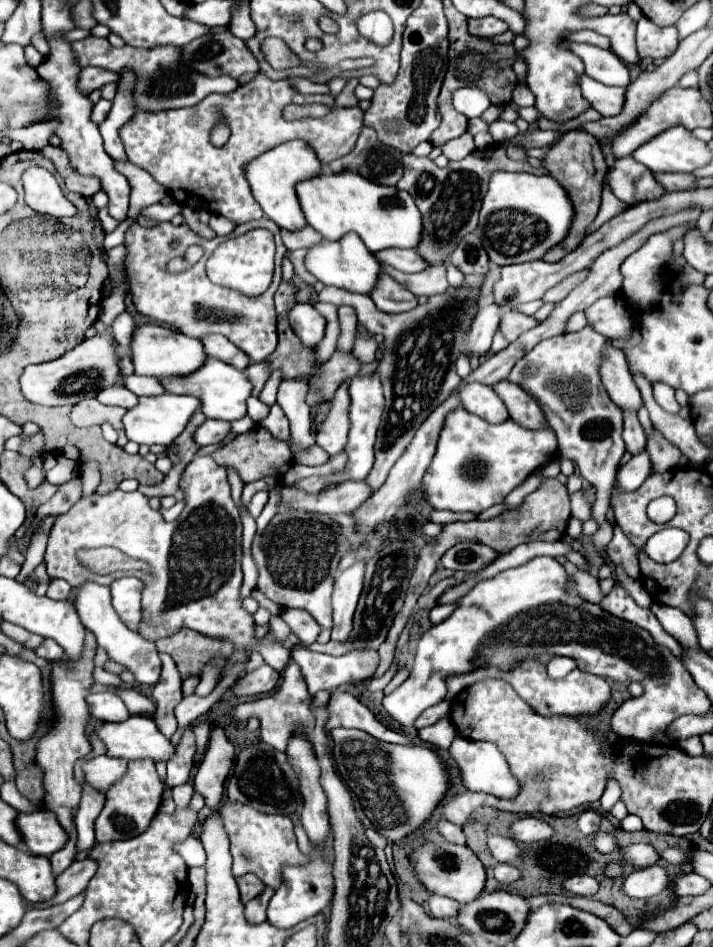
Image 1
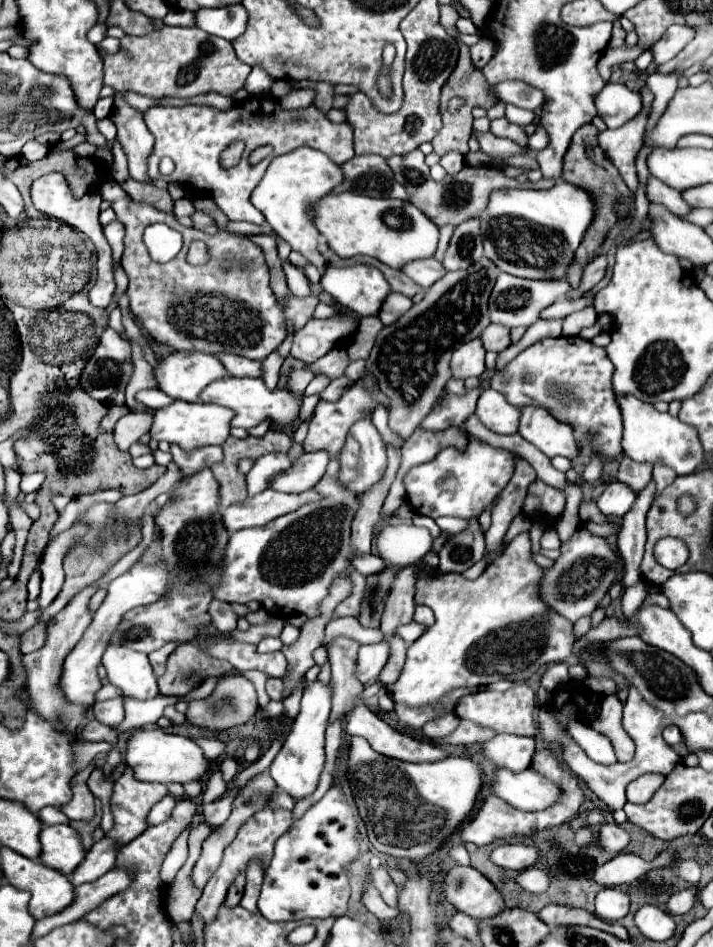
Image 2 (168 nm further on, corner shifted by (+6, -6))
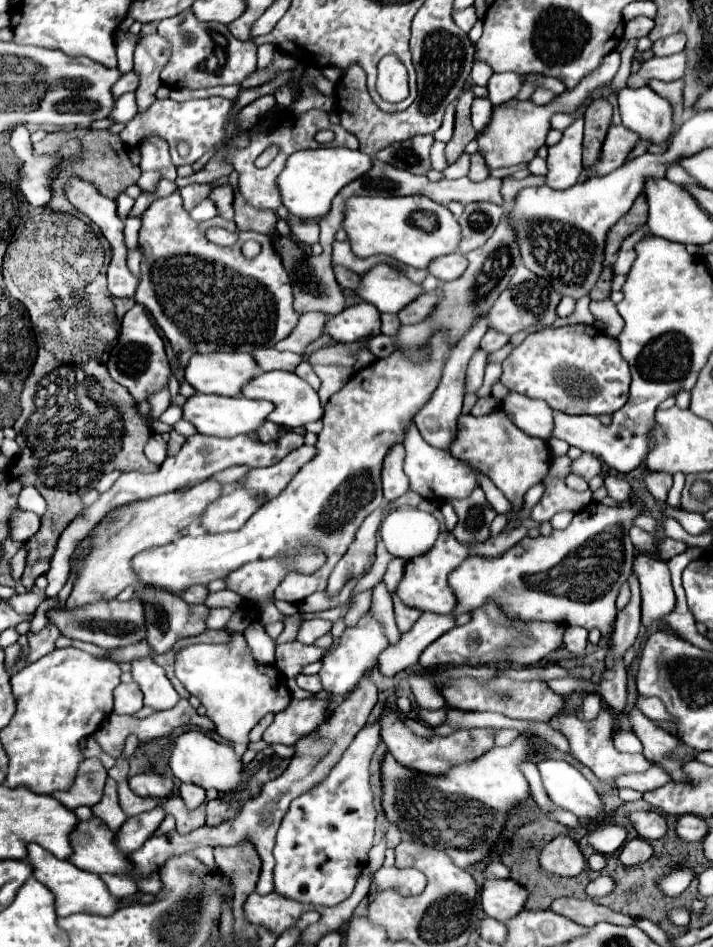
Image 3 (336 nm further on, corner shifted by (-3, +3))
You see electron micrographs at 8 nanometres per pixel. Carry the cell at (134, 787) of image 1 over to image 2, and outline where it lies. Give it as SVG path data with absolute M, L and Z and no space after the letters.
M127 767L115 781L115 791L111 797L115 827L107 835L119 843L133 841L147 829L147 813L151 811L151 807L165 795L165 785L139 781L133 777L133 769Z

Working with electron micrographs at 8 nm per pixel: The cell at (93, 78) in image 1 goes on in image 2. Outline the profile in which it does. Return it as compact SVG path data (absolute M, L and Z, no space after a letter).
M167 27L153 31L143 37L121 39L117 53L103 55L105 63L105 85L115 91L135 91L153 99L161 97L193 97L199 93L215 91L221 95L235 95L251 67L237 59L229 41L199 31L199 27Z

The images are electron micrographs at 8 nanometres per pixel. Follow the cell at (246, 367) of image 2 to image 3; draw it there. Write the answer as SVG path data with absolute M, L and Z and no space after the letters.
M258 348L252 352L256 358L256 364L260 370L270 372L270 370L288 370L292 372L300 362L302 356L294 352L278 352L276 348Z

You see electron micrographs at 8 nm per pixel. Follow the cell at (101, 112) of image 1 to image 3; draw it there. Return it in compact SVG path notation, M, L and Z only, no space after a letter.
M130 72L130 74L126 74L126 76L120 76L120 80L112 86L112 96L114 96L114 98L120 98L120 96L126 94L126 92L134 92L136 86L138 86L138 78L136 78L134 72Z

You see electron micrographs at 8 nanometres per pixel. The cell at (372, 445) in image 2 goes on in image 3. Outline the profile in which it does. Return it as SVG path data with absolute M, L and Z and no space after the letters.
M396 444L392 446L392 450L388 450L384 458L384 470L382 470L382 490L388 502L400 498L410 490L408 476L404 474L402 464L404 464L404 448Z

